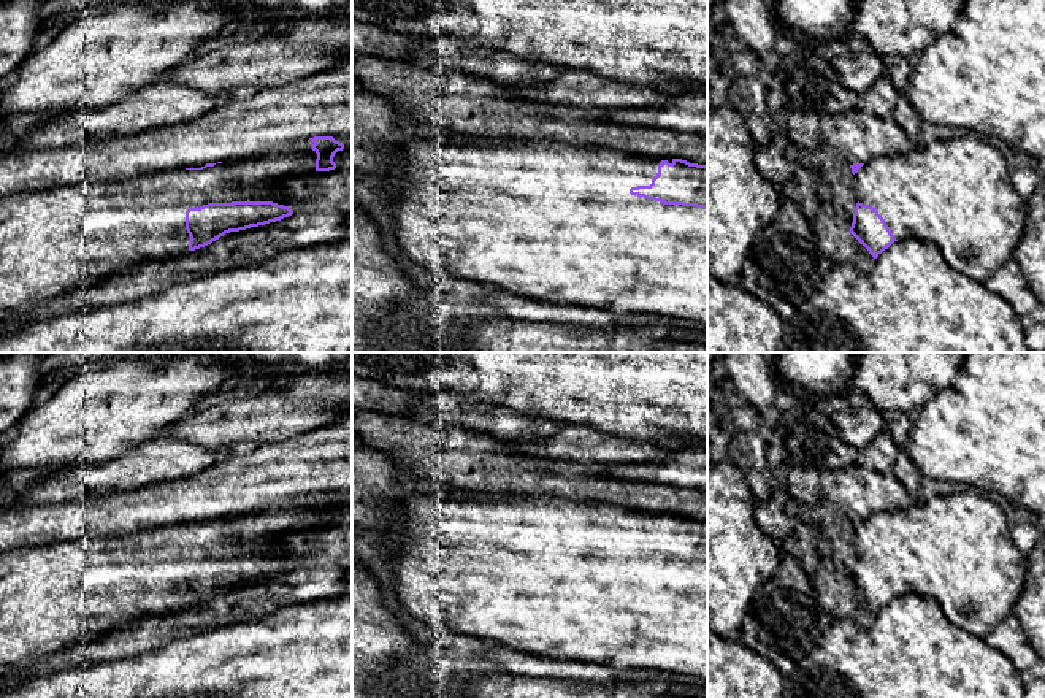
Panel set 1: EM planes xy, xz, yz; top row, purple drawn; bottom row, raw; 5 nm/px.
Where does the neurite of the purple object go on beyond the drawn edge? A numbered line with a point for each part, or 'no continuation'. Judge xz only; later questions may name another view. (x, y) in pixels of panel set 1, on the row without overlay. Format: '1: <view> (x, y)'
1: xz (555, 578)

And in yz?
1: yz (956, 549)

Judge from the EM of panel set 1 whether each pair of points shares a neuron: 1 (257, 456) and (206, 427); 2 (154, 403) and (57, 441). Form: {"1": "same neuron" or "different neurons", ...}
{"1": "different neurons", "2": "same neuron"}

